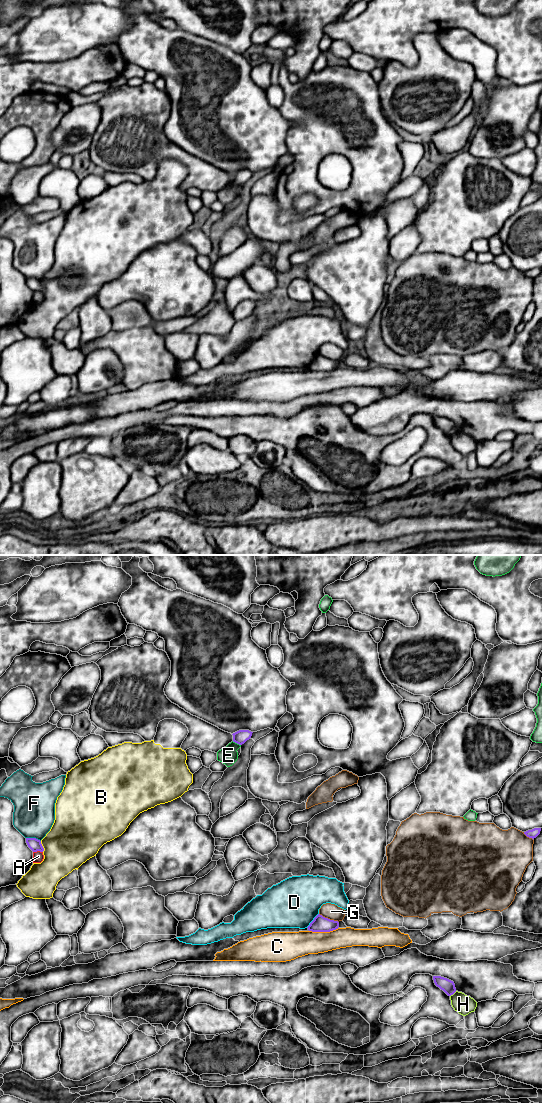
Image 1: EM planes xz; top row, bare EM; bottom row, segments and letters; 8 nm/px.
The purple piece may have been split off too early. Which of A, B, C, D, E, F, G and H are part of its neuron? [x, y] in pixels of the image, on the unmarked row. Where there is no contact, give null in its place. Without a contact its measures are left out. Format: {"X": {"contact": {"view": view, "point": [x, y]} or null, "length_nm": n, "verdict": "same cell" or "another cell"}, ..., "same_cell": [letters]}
{"A": {"contact": {"view": "xz", "point": [37, 290]}, "length_nm": 80, "verdict": "another cell"}, "B": {"contact": {"view": "xz", "point": [42, 286]}, "length_nm": 90, "verdict": "another cell"}, "C": {"contact": {"view": "xz", "point": [323, 371]}, "length_nm": 240, "verdict": "another cell"}, "D": {"contact": {"view": "xz", "point": [313, 360]}, "length_nm": 160, "verdict": "another cell"}, "E": {"contact": {"view": "xz", "point": [236, 182]}, "length_nm": 80, "verdict": "another cell"}, "F": {"contact": {"view": "xz", "point": [33, 278]}, "length_nm": 120, "verdict": "another cell"}, "G": {"contact": {"view": "xz", "point": [329, 359]}, "length_nm": 180, "verdict": "another cell"}, "H": {"contact": {"view": "xz", "point": [453, 433]}, "length_nm": 70, "verdict": "another cell"}, "same_cell": []}

